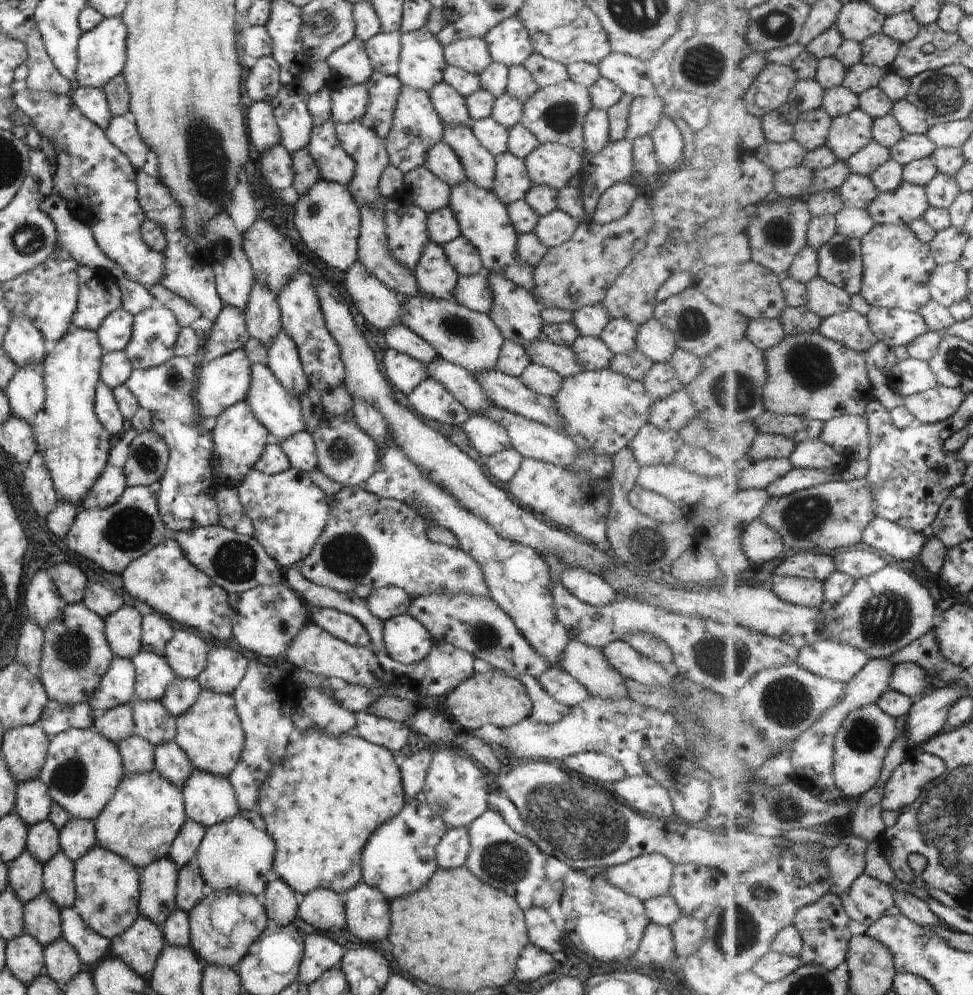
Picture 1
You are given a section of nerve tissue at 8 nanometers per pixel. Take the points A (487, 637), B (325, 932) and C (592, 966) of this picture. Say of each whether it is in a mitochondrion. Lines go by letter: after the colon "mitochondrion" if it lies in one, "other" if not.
A: mitochondrion
B: other
C: other

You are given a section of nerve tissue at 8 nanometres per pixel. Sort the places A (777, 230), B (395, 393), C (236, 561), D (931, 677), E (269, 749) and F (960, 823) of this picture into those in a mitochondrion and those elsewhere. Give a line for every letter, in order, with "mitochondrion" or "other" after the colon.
A: mitochondrion
B: other
C: mitochondrion
D: other
E: mitochondrion
F: mitochondrion

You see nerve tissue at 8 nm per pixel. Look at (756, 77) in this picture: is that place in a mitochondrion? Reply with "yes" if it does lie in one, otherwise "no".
no

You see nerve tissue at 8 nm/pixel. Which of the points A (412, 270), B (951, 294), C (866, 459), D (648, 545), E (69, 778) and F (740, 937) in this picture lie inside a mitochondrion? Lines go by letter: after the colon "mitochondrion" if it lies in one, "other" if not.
A: other
B: other
C: other
D: mitochondrion
E: mitochondrion
F: mitochondrion

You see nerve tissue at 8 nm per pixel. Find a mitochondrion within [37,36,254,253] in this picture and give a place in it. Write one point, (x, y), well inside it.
(208, 164)

